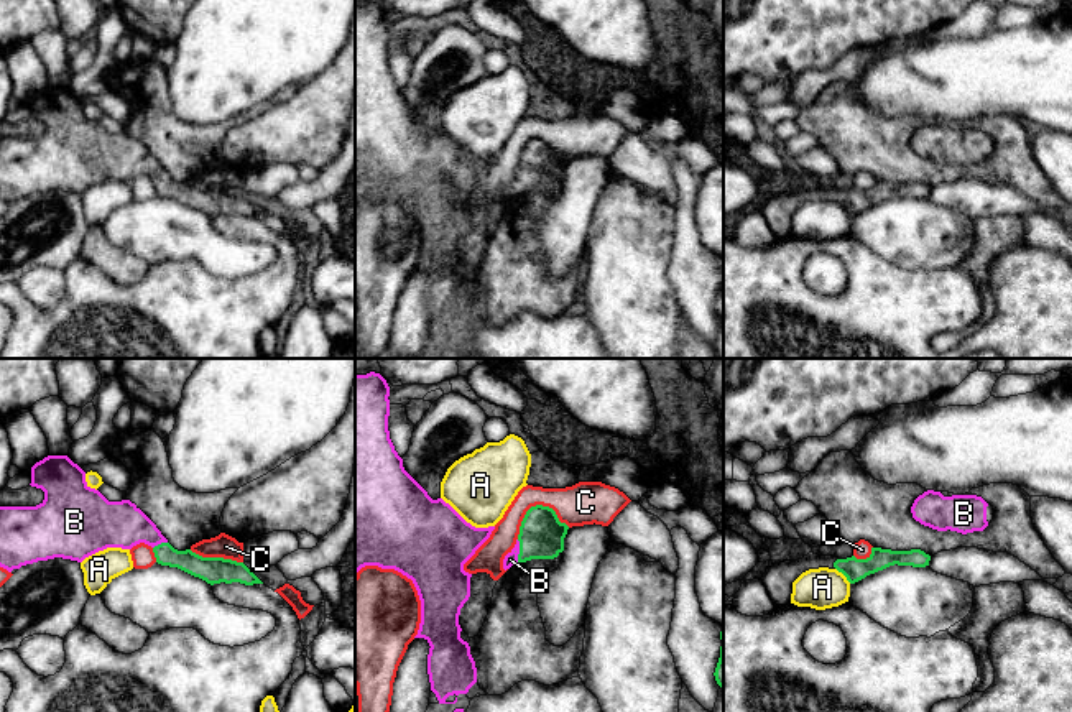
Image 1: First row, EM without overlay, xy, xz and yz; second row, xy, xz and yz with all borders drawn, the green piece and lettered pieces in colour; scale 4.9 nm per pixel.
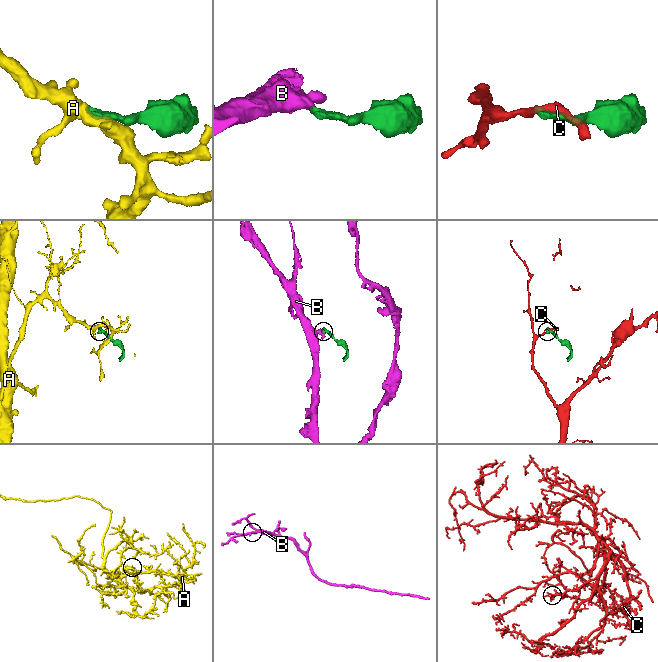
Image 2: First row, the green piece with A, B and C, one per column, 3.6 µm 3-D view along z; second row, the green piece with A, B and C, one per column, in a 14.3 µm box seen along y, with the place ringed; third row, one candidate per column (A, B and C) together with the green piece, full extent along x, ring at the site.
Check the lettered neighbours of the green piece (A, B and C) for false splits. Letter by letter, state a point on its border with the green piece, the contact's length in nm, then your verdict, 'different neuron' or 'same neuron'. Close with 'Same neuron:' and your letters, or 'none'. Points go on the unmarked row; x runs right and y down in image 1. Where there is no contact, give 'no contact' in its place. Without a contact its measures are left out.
A: yz (844, 206) | 110 nm | different neuron
B: xz (520, 183) | 110 nm | same neuron
C: xz (536, 137) | 280 nm | different neuron
Same neuron: B

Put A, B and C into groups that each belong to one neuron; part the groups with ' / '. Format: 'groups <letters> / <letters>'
groups A / B / C

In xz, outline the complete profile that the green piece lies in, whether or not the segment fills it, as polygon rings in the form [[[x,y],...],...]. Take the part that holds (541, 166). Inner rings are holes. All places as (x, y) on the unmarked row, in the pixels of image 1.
[[[531,138],[520,158],[515,179],[505,187],[503,201],[531,191],[554,191],[564,183],[569,158],[549,138]]]

